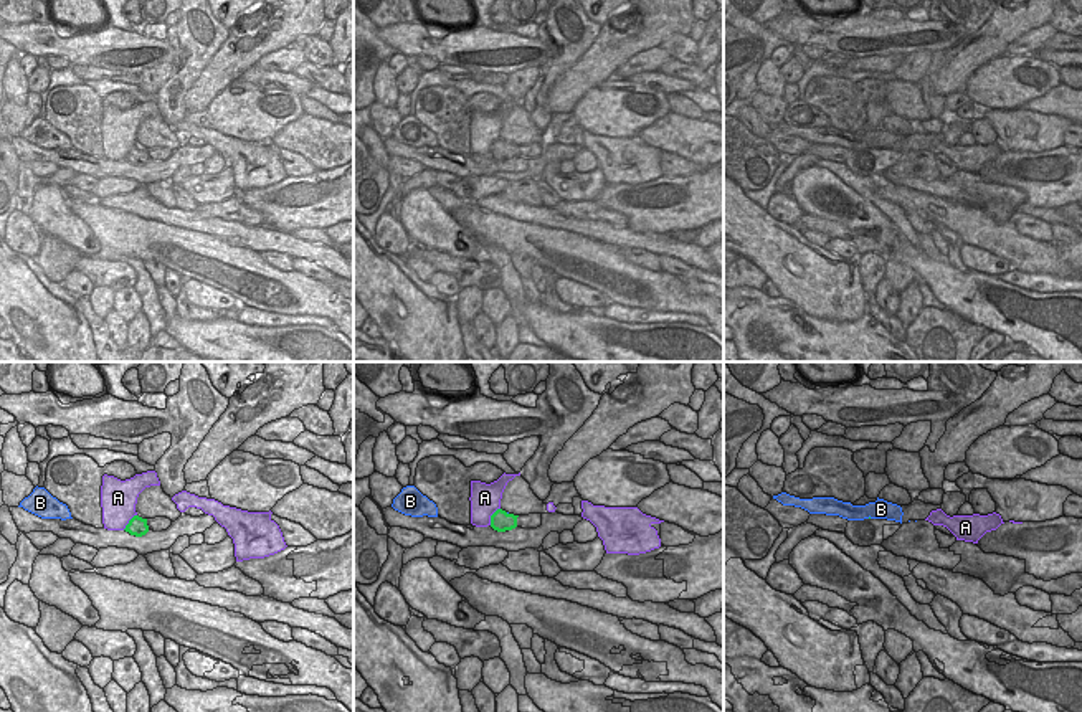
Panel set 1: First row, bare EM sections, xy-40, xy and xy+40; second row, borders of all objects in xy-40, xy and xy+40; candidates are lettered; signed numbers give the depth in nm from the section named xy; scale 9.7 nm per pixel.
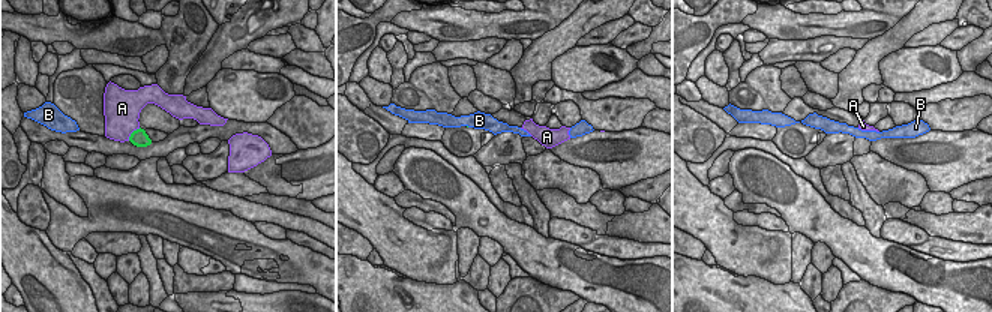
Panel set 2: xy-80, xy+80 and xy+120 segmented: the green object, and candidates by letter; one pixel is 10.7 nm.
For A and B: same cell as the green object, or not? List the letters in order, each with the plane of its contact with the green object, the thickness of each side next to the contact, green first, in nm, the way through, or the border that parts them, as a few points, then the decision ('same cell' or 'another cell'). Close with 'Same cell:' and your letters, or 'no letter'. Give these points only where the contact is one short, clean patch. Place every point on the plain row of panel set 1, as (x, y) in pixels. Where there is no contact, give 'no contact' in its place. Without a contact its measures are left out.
A: contact in xy; calibres 200 and 280 nm; another cell
B: no contact; another cell
Same cell: no letter

